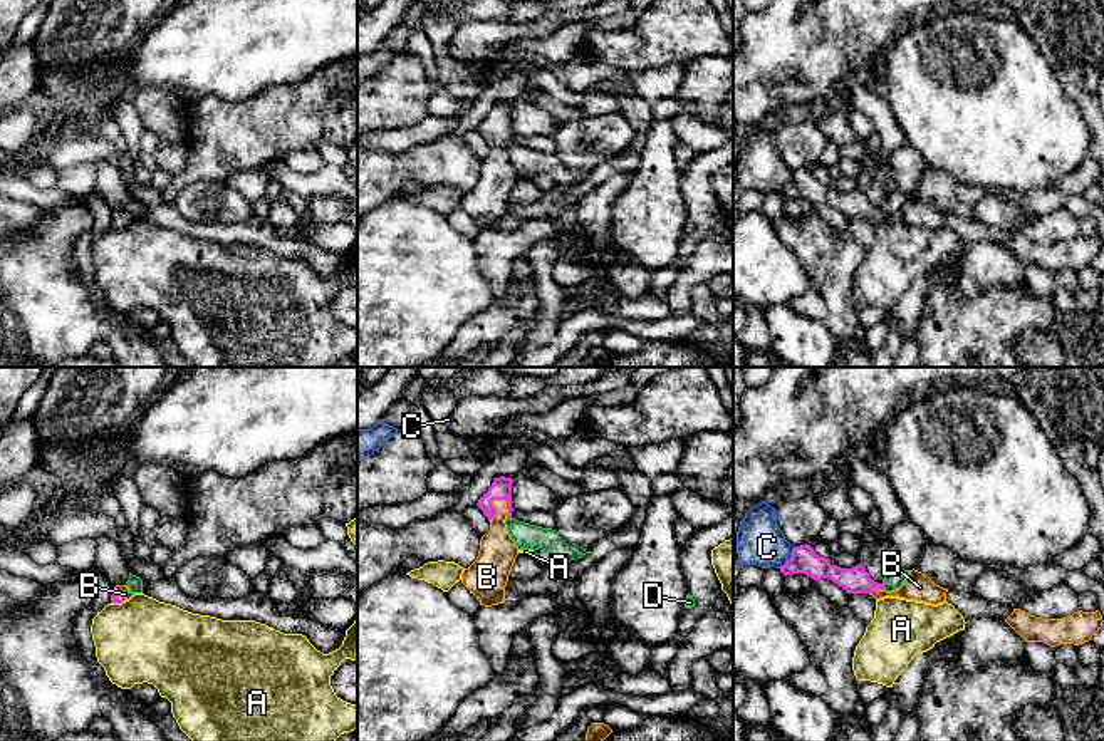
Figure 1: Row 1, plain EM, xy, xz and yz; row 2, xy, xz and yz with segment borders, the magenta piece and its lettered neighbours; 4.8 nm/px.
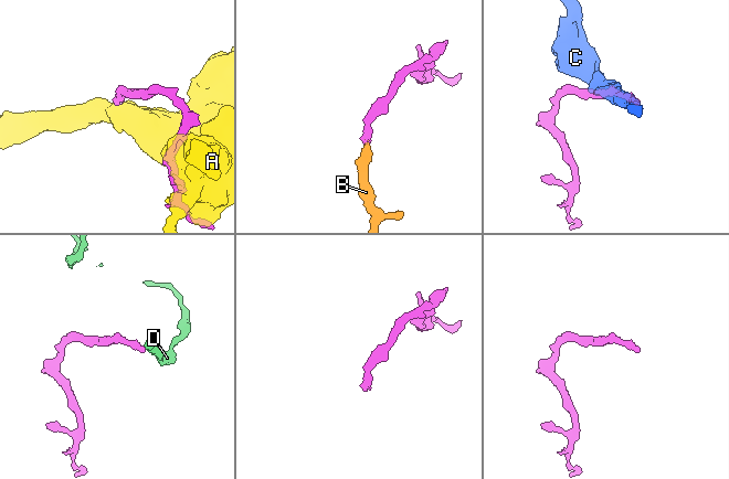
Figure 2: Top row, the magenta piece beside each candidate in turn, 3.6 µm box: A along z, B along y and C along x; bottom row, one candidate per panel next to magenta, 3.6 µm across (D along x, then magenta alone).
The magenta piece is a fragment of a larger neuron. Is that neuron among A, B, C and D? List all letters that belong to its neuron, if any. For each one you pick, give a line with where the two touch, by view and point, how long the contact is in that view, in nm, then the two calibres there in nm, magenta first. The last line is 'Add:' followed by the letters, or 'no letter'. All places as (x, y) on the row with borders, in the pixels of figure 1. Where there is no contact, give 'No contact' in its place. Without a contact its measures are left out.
B: Touches magenta at xz (492, 505). Shared border 130 nm. Thickness 100 nm (magenta) against 180 nm
Add: B

